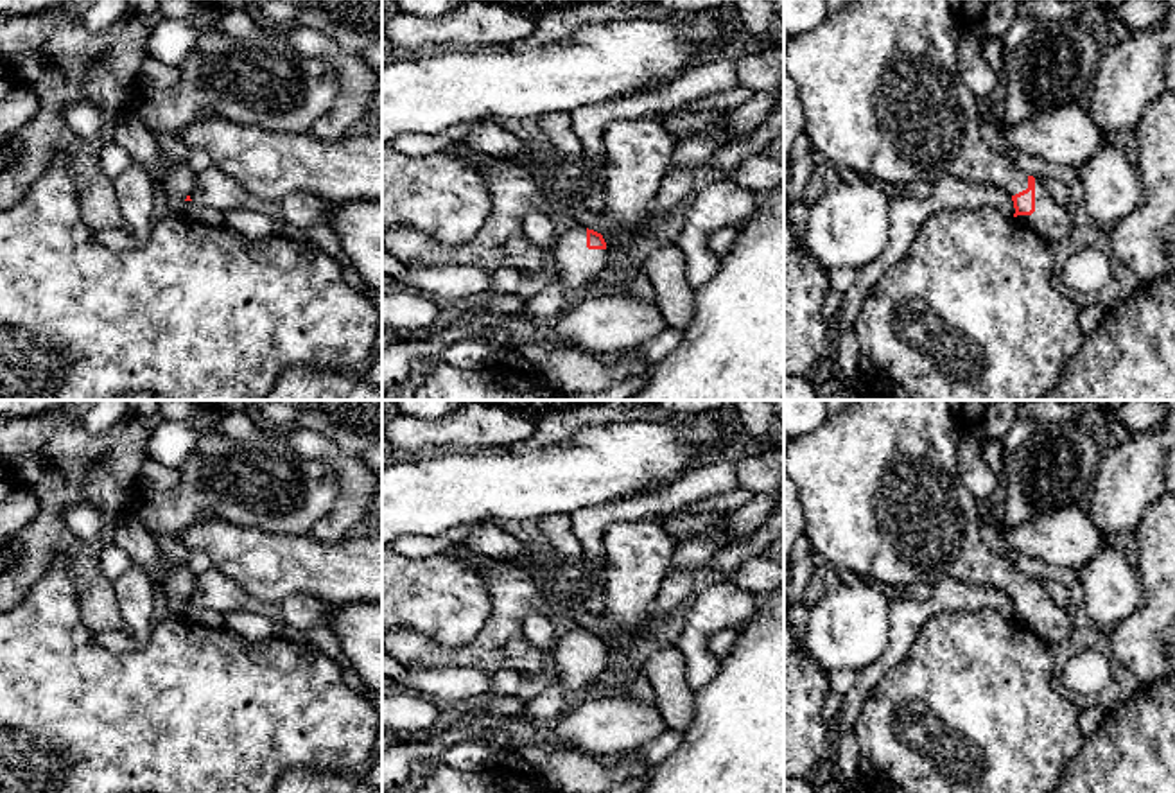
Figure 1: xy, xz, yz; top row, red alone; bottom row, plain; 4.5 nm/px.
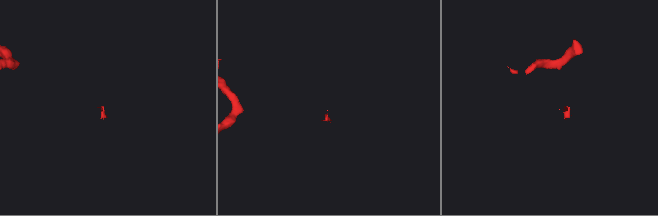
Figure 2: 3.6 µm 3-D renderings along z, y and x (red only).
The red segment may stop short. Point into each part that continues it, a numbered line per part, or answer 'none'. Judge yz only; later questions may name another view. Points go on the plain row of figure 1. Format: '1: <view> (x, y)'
1: yz (1052, 623)

